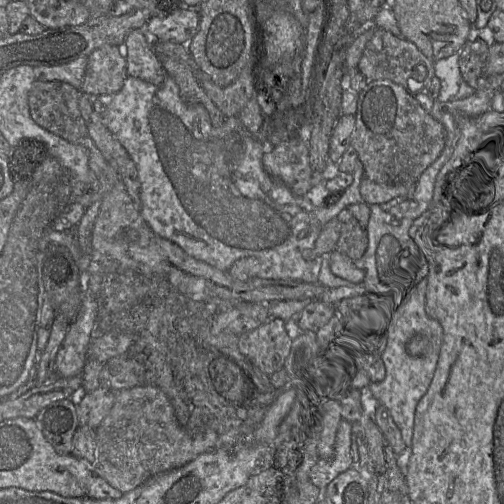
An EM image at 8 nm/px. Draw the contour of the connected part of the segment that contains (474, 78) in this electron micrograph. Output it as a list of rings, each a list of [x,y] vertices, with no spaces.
[[[477,38],[467,41],[458,53],[458,64],[462,79],[475,89],[482,77],[482,71],[488,57],[489,45]]]

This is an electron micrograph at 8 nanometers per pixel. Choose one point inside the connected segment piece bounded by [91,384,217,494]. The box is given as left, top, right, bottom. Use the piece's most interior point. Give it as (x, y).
(141, 437)

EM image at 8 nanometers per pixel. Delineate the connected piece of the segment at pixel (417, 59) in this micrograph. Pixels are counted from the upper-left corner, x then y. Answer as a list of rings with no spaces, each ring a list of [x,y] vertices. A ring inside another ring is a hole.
[[[375,28],[372,38],[366,44],[357,70],[369,82],[376,80],[390,80],[402,86],[411,95],[426,93],[431,80],[435,76],[434,62],[426,57],[412,42],[399,39],[391,32]]]

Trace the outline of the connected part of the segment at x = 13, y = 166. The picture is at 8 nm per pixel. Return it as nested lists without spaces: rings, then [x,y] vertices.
[[[22,139],[9,154],[9,171],[14,183],[30,178],[47,156],[44,143],[35,139]]]

